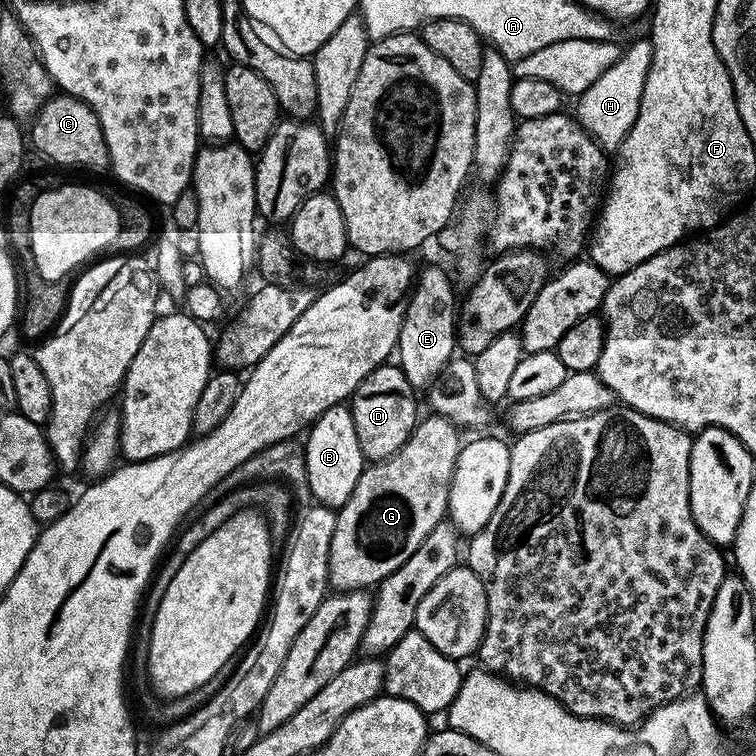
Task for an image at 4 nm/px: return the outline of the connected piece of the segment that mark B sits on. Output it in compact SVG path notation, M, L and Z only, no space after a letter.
M347 403L335 404L333 408L330 410L326 410L323 412L318 419L312 423L311 428L307 429L306 437L308 436L308 440L305 439L303 441L304 446L304 454L305 454L305 464L306 464L306 472L309 476L309 486L312 491L312 498L315 503L325 504L326 507L339 510L341 506L347 502L350 498L350 494L354 494L354 486L358 486L358 478L364 473L364 469L366 467L366 461L364 455L362 454L362 450L358 446L358 430L354 430L354 418L352 417L352 409L349 407Z

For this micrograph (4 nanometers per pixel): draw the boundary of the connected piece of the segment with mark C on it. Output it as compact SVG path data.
M53 95L52 99L40 107L31 124L31 147L33 144L46 159L64 168L89 168L92 172L100 172L103 168L105 171L109 167L108 147L98 122L98 114L94 114L92 107L76 96Z

